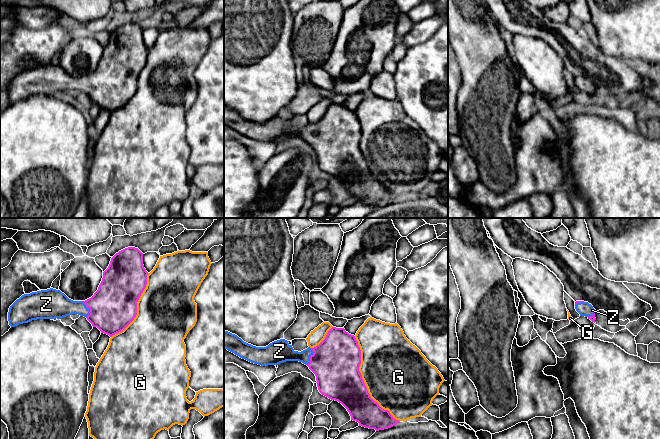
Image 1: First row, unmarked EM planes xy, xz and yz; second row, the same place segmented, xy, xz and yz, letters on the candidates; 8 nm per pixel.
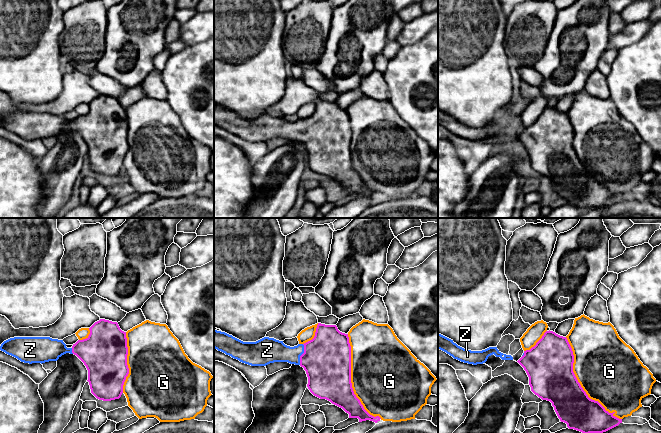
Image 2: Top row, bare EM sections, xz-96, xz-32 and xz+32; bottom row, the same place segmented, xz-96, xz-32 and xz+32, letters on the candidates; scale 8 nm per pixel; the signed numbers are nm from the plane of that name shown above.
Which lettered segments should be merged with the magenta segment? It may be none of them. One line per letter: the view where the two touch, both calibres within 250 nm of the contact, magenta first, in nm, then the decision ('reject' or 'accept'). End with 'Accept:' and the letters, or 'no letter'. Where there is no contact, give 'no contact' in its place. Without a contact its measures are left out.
G: xz | 360/500 nm | reject
Z: xz | 380/180 nm | accept
Accept: Z

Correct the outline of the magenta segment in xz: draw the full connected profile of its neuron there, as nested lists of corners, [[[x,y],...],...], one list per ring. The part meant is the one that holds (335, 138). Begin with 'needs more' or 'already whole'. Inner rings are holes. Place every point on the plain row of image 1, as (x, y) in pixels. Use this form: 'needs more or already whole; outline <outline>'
needs more; outline [[[332,103],[325,115],[316,123],[298,128],[285,115],[270,119],[266,123],[256,123],[244,118],[237,111],[224,106],[224,124],[242,135],[261,142],[278,141],[286,137],[299,137],[307,141],[316,152],[319,168],[331,176],[341,179],[349,188],[351,196],[359,202],[376,207],[393,203],[400,199],[388,186],[382,185],[368,169],[367,163],[359,147],[361,126],[354,111],[344,104]]]

